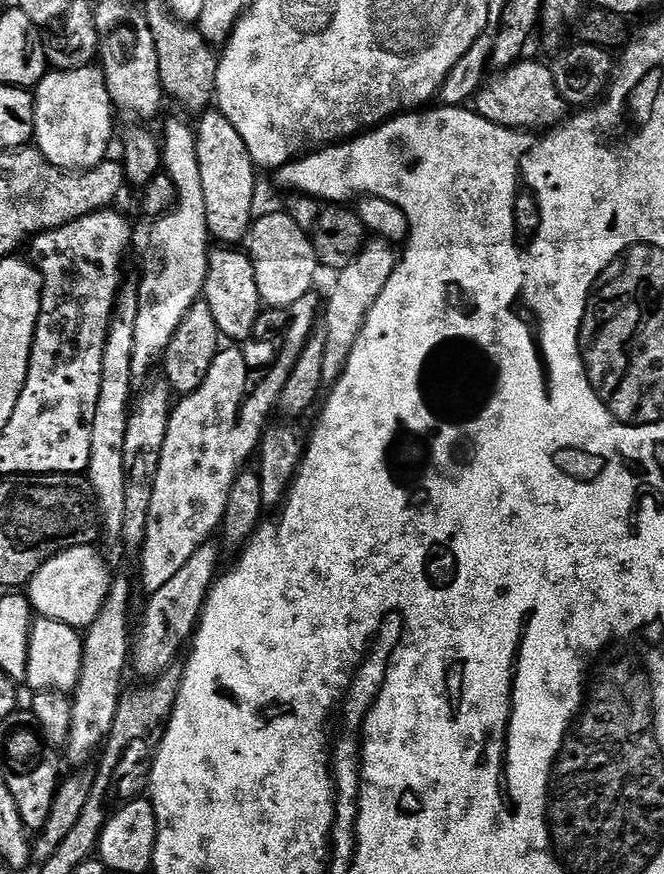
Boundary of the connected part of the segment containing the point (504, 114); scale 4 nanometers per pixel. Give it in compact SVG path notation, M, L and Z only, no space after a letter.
M528 59L517 60L496 74L492 81L489 79L474 97L474 111L486 118L486 122L494 122L494 126L540 134L564 123L570 108L558 94L558 86L554 86L551 67Z

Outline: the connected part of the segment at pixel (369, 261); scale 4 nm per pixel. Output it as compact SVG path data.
M372 238L348 266L335 273L336 285L333 286L328 300L326 296L326 309L322 316L322 331L326 334L326 362L322 370L325 385L335 384L344 372L346 362L354 350L354 342L358 342L358 334L362 334L362 326L374 302L378 302L378 294L386 290L386 282L390 282L397 259L397 249L389 241Z

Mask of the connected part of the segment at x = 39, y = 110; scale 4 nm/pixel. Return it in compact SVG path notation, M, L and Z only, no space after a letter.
M99 67L75 68L74 70L50 70L34 89L36 109L34 110L35 147L54 166L63 168L65 172L87 172L89 168L97 168L109 155L108 147L112 144L112 112L114 105L103 71Z

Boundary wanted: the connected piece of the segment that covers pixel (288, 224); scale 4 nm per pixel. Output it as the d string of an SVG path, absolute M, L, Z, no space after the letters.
M287 211L268 212L265 216L257 215L253 219L251 229L246 237L246 248L252 258L254 278L258 281L261 305L268 307L269 304L272 308L287 310L294 306L294 302L298 302L298 298L302 298L307 292L313 291L314 285L312 283L316 280L318 263L312 239L313 237L309 233L298 230L298 222L294 222L294 218L290 218Z

